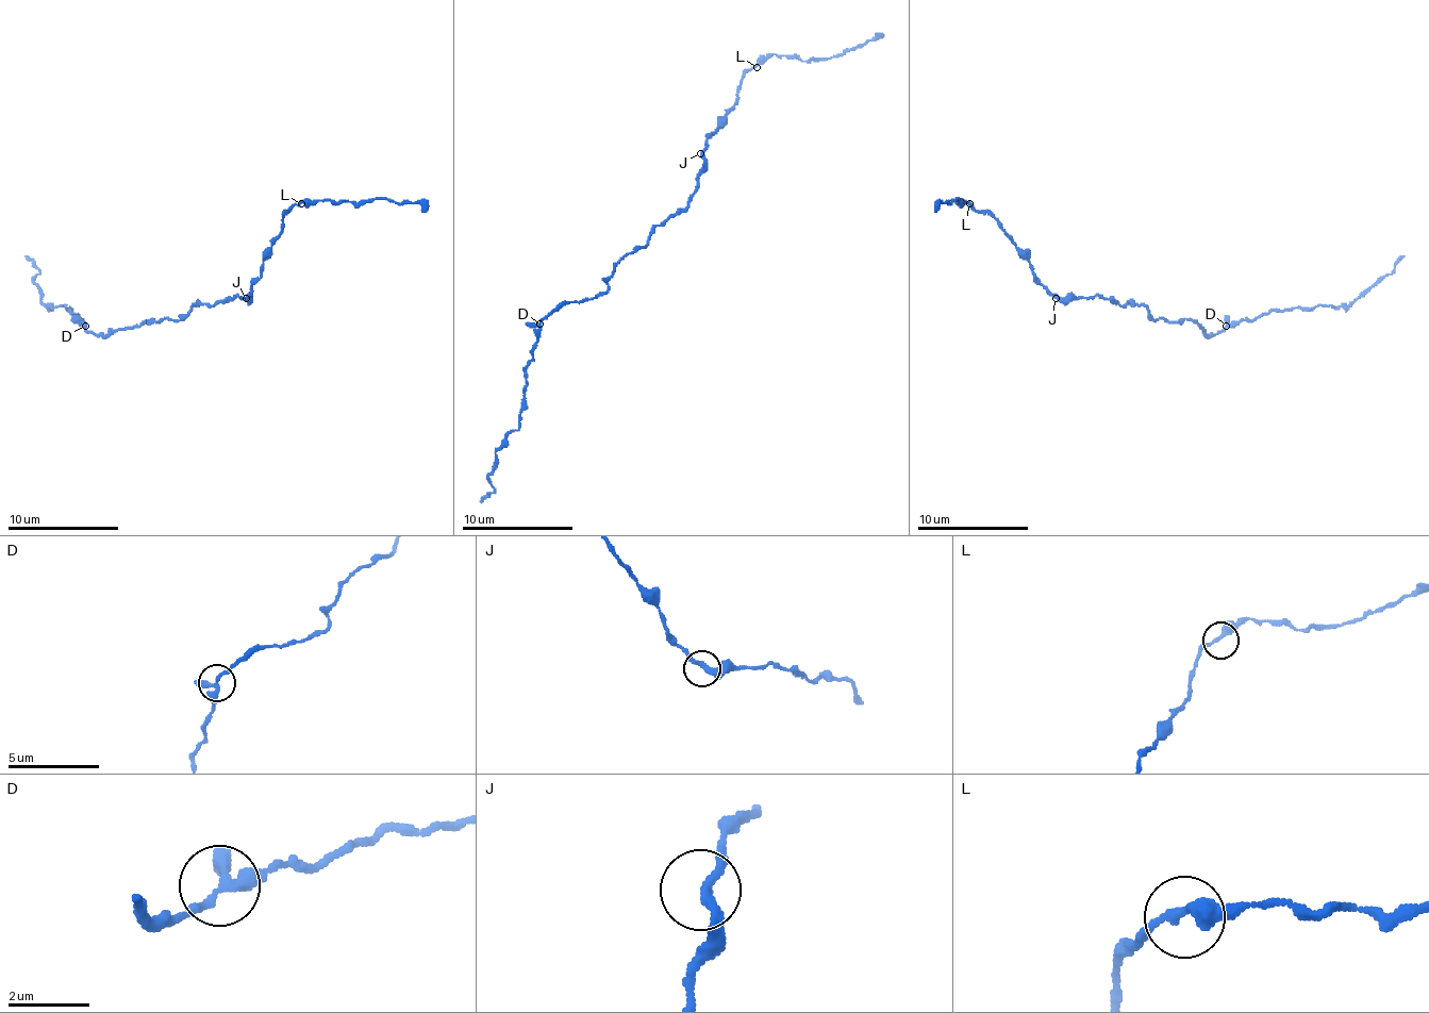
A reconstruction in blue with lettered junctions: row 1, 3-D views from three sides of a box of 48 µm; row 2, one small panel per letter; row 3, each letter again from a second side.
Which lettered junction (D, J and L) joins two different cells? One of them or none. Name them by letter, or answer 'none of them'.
none of them

